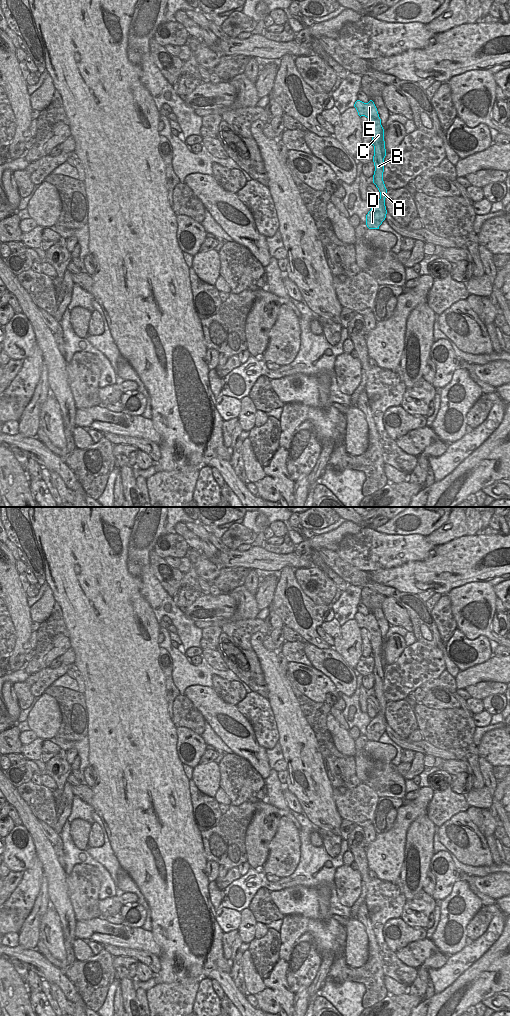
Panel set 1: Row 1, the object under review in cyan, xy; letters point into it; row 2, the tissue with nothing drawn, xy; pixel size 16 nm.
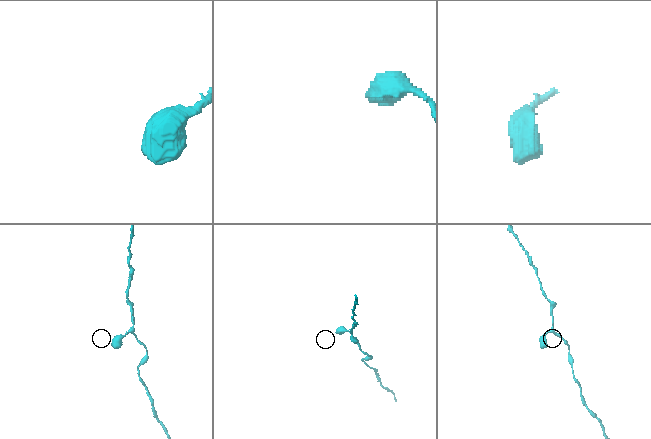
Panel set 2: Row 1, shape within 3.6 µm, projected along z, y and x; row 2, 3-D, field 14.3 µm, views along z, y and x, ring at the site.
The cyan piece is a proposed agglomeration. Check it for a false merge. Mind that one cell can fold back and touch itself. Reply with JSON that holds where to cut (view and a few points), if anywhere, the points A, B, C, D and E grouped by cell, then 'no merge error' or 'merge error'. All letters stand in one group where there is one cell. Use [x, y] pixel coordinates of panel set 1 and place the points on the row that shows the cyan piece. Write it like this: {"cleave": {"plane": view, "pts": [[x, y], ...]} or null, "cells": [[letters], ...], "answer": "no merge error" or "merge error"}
{"cleave": null, "cells": [["A", "B", "C", "D", "E"]], "answer": "no merge error"}

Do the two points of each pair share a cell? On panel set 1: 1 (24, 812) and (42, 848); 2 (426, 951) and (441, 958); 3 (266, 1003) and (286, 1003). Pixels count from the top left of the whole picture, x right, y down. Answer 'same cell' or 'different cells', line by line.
1: same cell
2: different cells
3: different cells

